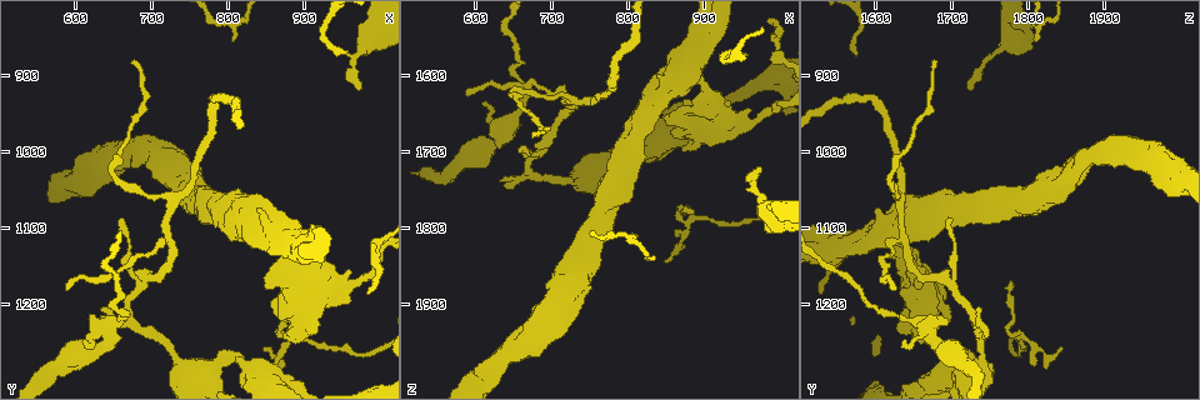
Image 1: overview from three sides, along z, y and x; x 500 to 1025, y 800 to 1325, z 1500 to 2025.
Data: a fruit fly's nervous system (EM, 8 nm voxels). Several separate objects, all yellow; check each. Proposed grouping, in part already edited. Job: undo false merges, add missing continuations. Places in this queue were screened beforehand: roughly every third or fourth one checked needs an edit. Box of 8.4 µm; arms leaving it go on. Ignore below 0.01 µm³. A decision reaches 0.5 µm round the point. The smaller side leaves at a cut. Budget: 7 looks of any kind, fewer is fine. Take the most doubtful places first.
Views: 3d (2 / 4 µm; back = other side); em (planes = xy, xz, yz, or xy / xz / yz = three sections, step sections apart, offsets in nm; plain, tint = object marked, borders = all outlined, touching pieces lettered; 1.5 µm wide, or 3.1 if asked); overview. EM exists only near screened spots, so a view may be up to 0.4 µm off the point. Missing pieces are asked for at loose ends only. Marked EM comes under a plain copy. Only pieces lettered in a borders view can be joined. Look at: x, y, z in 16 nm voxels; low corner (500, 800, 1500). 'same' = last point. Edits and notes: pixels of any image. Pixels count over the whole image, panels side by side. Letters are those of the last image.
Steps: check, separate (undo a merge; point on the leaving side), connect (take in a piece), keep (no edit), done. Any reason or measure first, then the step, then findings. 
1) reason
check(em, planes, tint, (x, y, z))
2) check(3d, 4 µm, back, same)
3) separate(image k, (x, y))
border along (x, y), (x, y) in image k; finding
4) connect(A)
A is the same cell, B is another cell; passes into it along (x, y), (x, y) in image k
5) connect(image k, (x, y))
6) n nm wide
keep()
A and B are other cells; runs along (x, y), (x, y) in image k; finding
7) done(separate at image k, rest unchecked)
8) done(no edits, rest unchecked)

check(3d, 4 µm, (850, 1255, 1840))

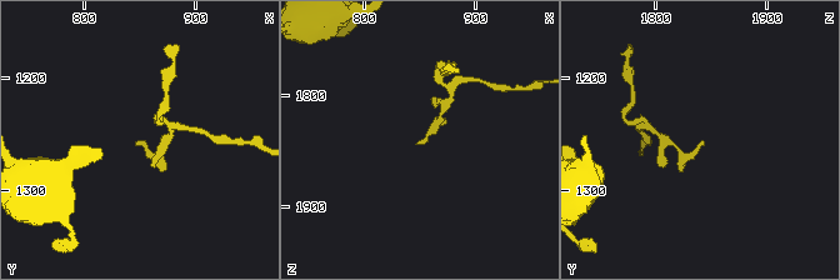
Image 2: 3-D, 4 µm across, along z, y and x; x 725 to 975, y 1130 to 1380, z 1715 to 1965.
need the tissue
check(em, planes, borders, (848, 1258, 1844))

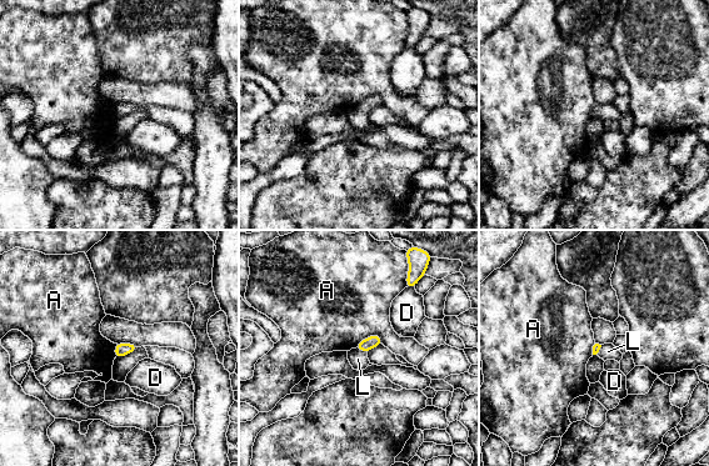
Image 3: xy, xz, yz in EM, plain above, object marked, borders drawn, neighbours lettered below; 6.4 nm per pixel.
connect(L)
L is the same cell, A and D are other cells; passes into it along (375, 340), (362, 349), (358, 359) in image 3; the neuron continues

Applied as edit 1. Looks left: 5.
see it whole again
check(overview)

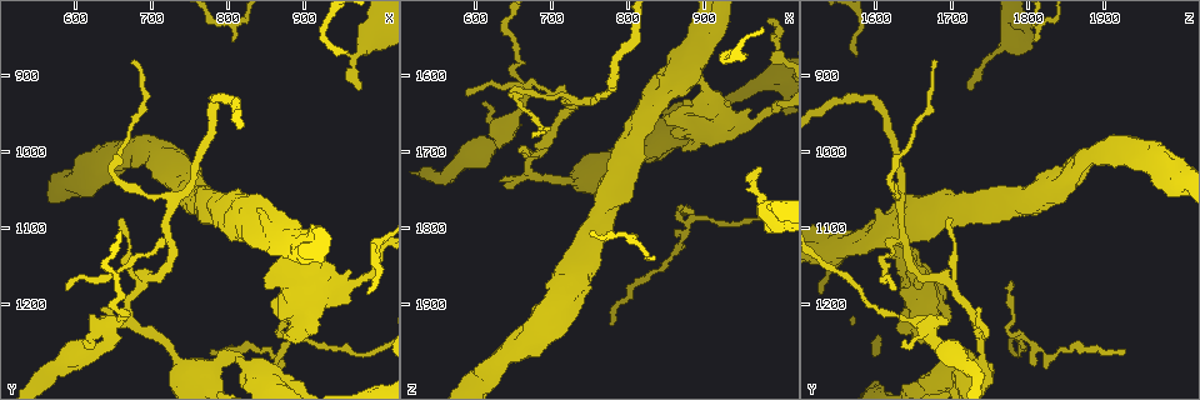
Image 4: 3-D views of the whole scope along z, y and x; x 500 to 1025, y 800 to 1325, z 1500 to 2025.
check(3d, 4 µm, (775, 1260, 1930))

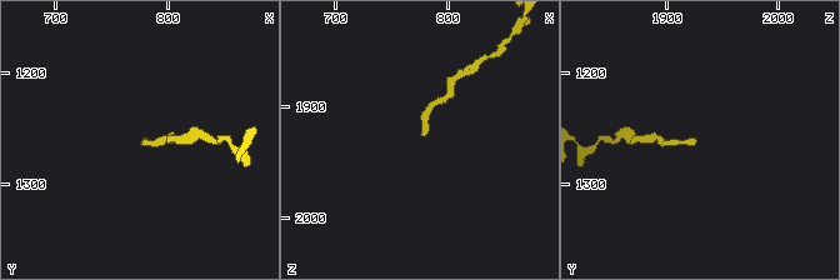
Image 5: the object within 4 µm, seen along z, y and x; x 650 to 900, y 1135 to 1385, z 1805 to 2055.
shape alone is not enough
check(em, yz, step 8, borders, (778, 1260, 1928))

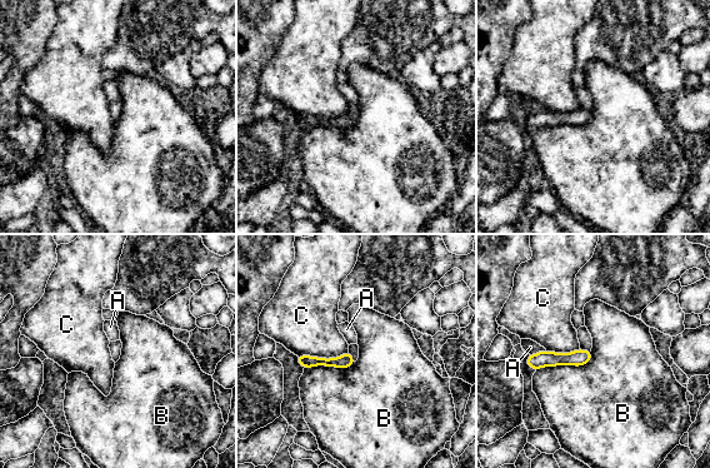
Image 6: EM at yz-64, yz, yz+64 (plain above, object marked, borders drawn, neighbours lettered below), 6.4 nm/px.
90 nm wide
keep()
A, B and C are other cells; border along (593, 354), (580, 366), (536, 371) in image 6; none of them fits

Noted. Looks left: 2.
check(3d, 4 µm, (885, 1110, 1600))

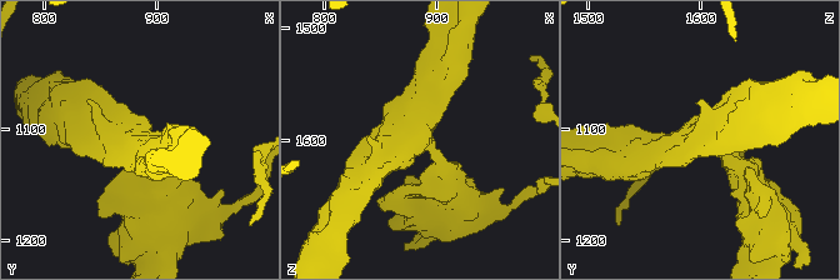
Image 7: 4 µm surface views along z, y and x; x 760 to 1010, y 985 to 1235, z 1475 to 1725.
shape alone is not enough
check(em, planes, borders, (888, 1112, 1600))

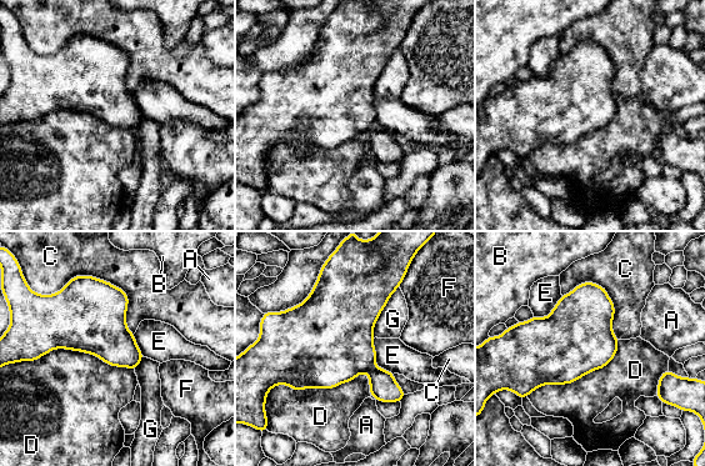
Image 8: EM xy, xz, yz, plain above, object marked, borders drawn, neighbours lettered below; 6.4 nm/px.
C touches over 650 nm
separate(image 8, (383, 386))
A, B, C, D, E, F and G are other cells; two neurons meet here

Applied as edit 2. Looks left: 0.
done(connect at image 3, separate at image 8, rest unchecked)

